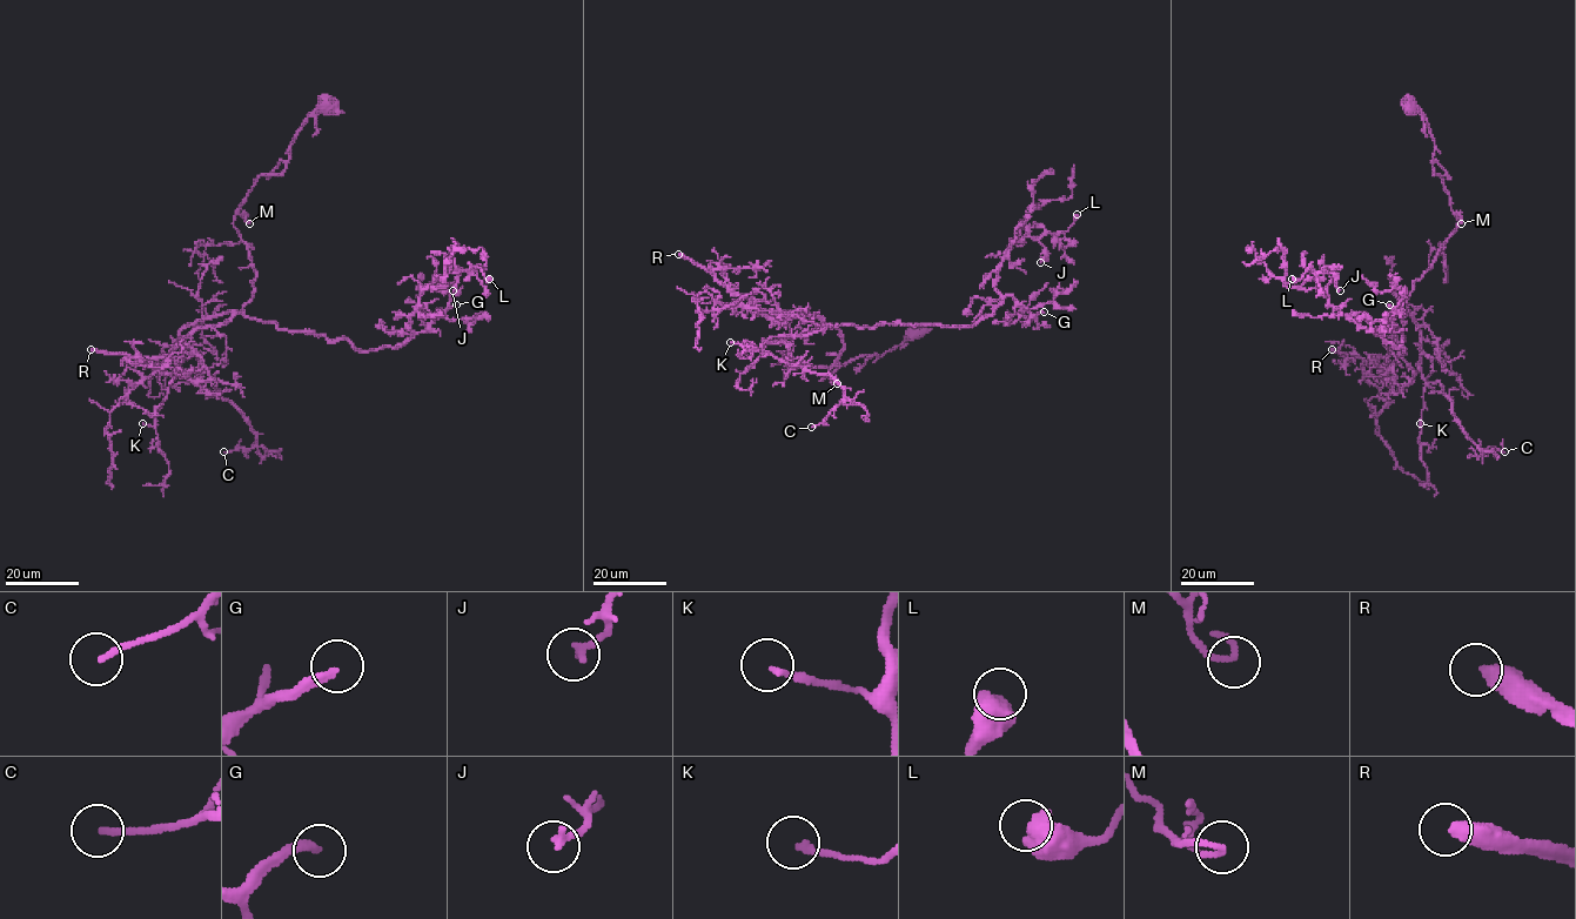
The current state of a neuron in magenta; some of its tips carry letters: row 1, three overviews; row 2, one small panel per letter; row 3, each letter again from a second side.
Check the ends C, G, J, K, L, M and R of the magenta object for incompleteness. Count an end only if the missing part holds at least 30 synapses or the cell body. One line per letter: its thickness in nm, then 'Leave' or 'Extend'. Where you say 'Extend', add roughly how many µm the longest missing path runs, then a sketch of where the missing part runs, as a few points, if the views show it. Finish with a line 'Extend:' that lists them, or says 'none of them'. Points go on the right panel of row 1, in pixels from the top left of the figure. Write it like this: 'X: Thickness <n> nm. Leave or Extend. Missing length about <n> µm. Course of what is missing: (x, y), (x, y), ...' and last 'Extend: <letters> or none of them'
C: Thickness 180 nm. Leave
G: Thickness 240 nm. Extend. Missing length about 20 µm. Course of what is missing: (1389, 304), (1386, 293), (1380, 297), (1367, 297), (1365, 303), (1369, 307)
J: Thickness 220 nm. Leave
K: Thickness 170 nm. Leave
L: Thickness 700 nm. Leave
M: Thickness 200 nm. Leave
R: Thickness 440 nm. Extend. Missing length about 90 µm. Course of what is missing: (1332, 349), (1323, 343), (1323, 321), (1307, 308), (1310, 312), (1310, 303), (1342, 339), (1386, 371)
Extend: G, R

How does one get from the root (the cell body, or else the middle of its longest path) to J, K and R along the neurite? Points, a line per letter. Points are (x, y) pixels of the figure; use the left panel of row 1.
J: (327, 104), (234, 217), (256, 273), (243, 313), (373, 351), (406, 342), (420, 294), (457, 270), (453, 290)
K: (327, 104), (234, 217), (253, 296), (180, 331), (181, 364), (155, 424), (142, 423)
R: (327, 104), (234, 217), (256, 273), (243, 309), (167, 356), (91, 349)

